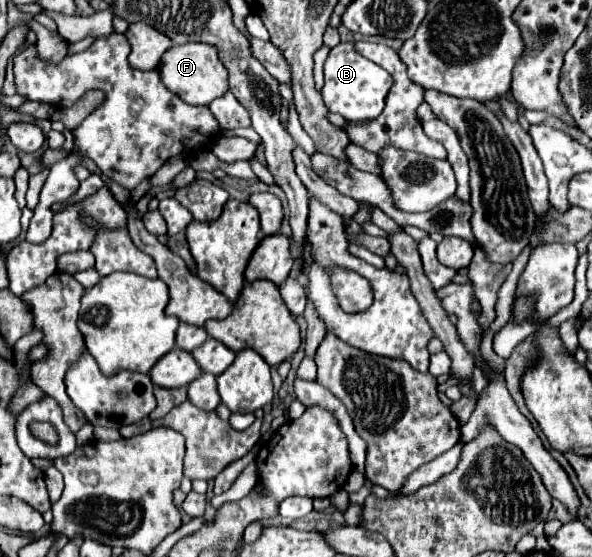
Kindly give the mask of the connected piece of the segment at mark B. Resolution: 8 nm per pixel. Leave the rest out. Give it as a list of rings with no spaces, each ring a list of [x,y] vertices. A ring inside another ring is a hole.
[[[345,42],[331,48],[325,60],[325,86],[321,94],[329,110],[339,112],[347,120],[365,120],[379,116],[391,84],[393,80],[383,68],[355,52],[353,42]]]

